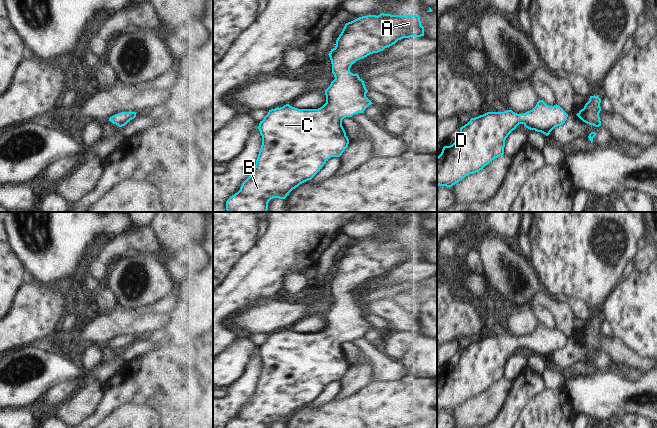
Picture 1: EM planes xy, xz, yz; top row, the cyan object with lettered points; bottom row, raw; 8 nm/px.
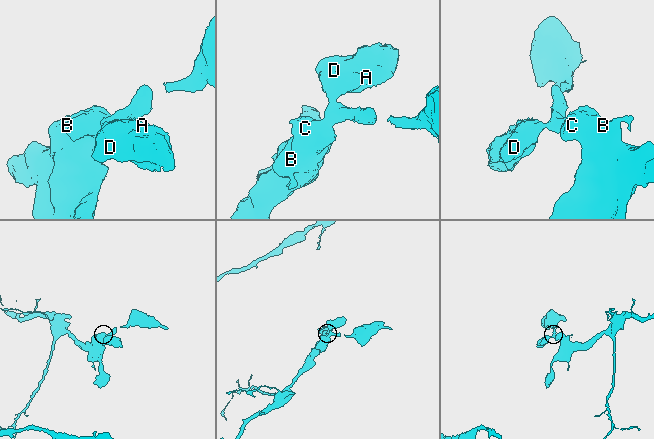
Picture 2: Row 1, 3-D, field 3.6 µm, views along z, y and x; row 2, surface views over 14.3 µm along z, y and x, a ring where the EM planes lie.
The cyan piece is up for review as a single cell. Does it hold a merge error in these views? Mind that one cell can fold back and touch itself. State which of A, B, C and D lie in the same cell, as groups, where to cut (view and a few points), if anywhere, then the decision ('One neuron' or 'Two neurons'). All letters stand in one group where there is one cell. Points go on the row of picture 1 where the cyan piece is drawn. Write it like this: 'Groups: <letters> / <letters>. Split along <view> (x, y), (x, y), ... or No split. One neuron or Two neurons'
Groups: A B C D. No split. One neuron.

